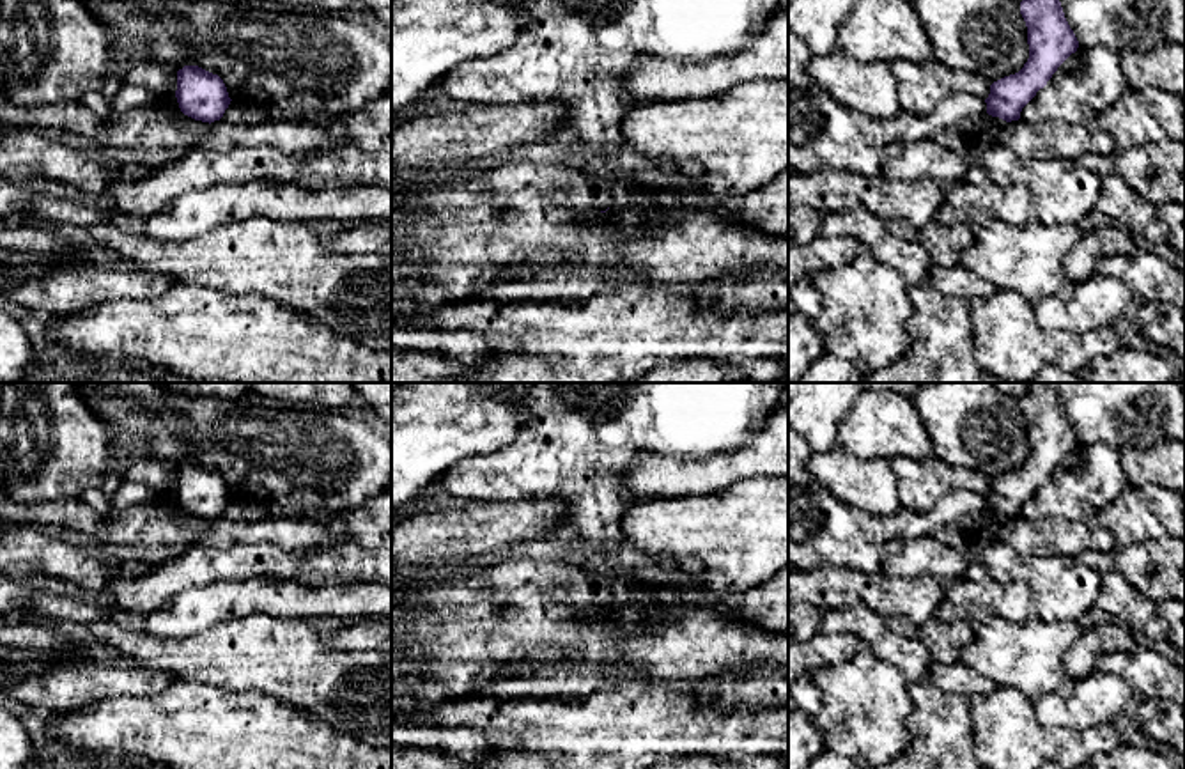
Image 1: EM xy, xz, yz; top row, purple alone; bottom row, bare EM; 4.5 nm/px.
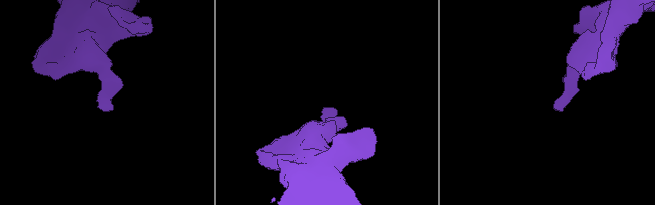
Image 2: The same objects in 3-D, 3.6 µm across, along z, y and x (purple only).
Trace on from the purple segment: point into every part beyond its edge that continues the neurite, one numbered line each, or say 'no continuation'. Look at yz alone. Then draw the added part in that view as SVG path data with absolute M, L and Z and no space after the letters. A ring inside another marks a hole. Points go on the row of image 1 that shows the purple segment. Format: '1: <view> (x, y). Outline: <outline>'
1: yz (822, 133). Outline: M788 30L788 172L840 168L873 177L889 144L932 138L948 128L969 129L988 115L985 99L957 92L930 115L902 110L893 119L875 119L825 92L806 71L811 57L804 41Z

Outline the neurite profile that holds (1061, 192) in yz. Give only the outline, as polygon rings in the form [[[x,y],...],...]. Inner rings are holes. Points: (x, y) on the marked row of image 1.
[[[987,138],[980,163],[999,186],[1026,186],[1034,216],[1045,225],[1086,223],[1095,211],[1102,177],[1079,167],[1075,159],[1022,156],[1003,142]]]

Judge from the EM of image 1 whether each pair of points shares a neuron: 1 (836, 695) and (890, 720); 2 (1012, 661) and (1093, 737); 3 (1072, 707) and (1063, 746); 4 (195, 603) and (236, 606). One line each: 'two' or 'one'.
1: one
2: two
3: two
4: one

